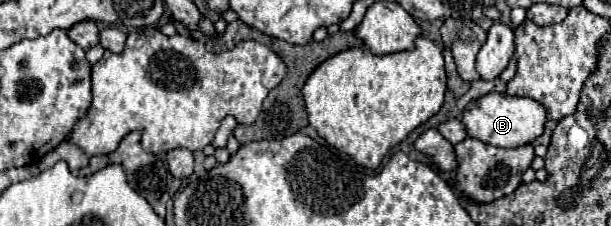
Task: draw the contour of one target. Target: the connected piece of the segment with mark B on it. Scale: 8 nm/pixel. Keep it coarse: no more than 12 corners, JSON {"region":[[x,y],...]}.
{"region":[[497,92],[469,102],[467,136],[517,148],[543,134],[545,108]]}

